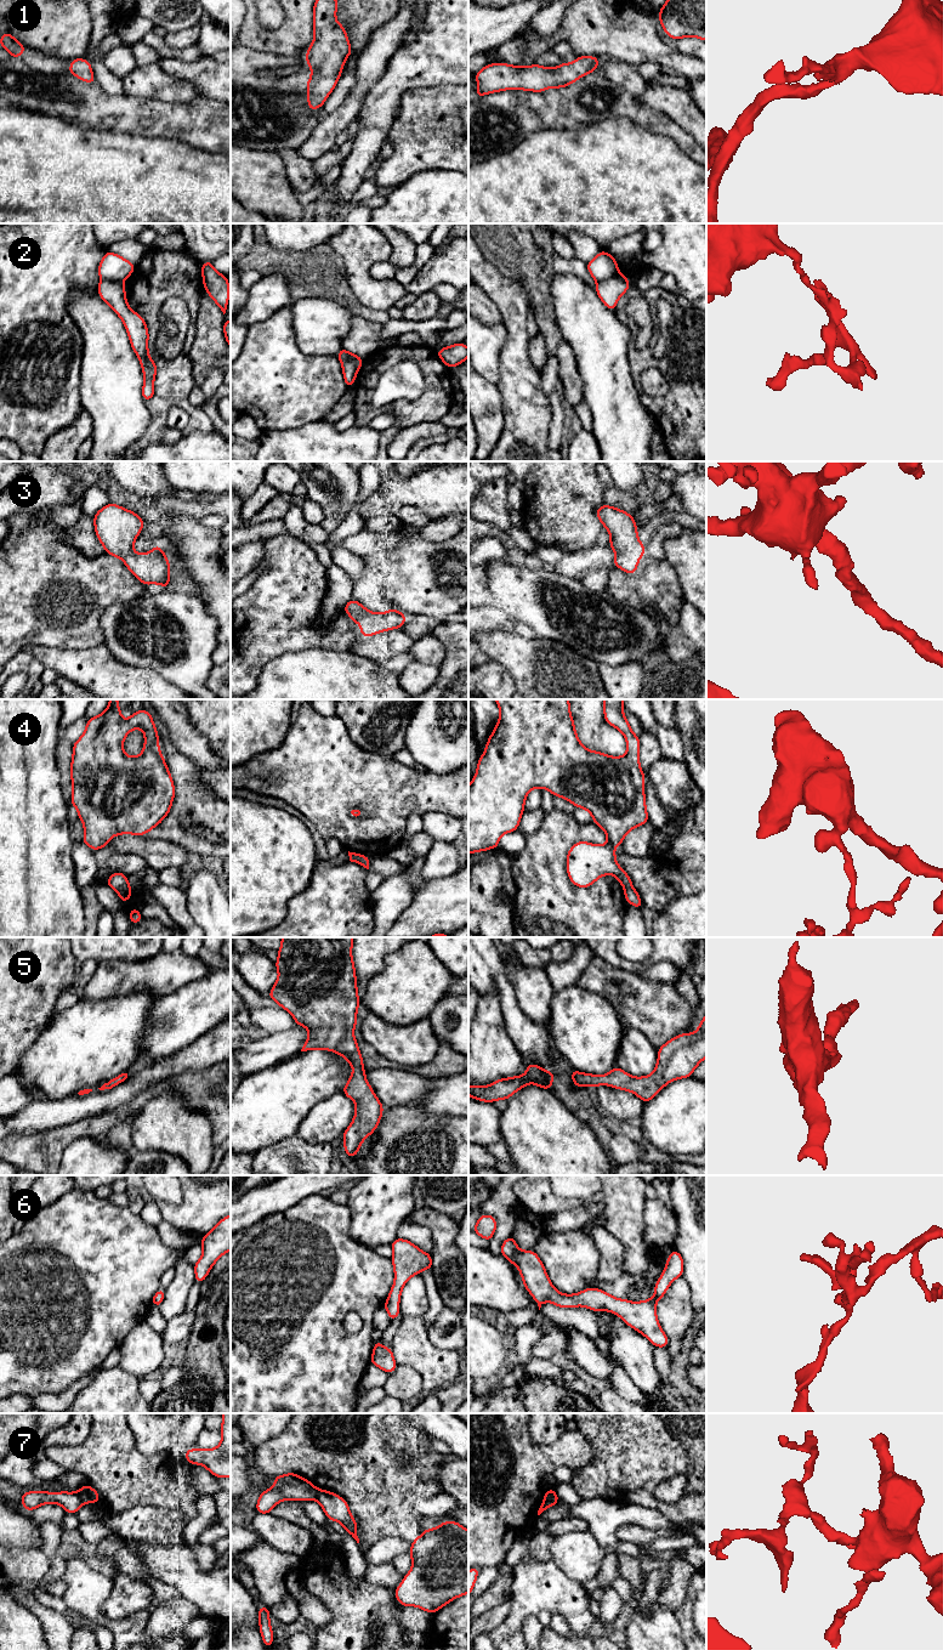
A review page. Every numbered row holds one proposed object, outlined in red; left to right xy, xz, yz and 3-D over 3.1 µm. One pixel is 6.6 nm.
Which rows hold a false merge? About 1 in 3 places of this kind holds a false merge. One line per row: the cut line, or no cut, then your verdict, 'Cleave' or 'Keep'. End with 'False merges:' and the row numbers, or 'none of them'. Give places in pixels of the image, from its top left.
1: No split. Keep
2: Split along xz (341, 359), (353, 359), (359, 367). Cleave
3: No split. Keep
4: Split along xy (128, 883), (118, 892). Cleave
5: No split. Keep
6: No split. Keep
7: Split along yz (546, 1492), (557, 1502). Cleave
False merges: 2, 4, 7

